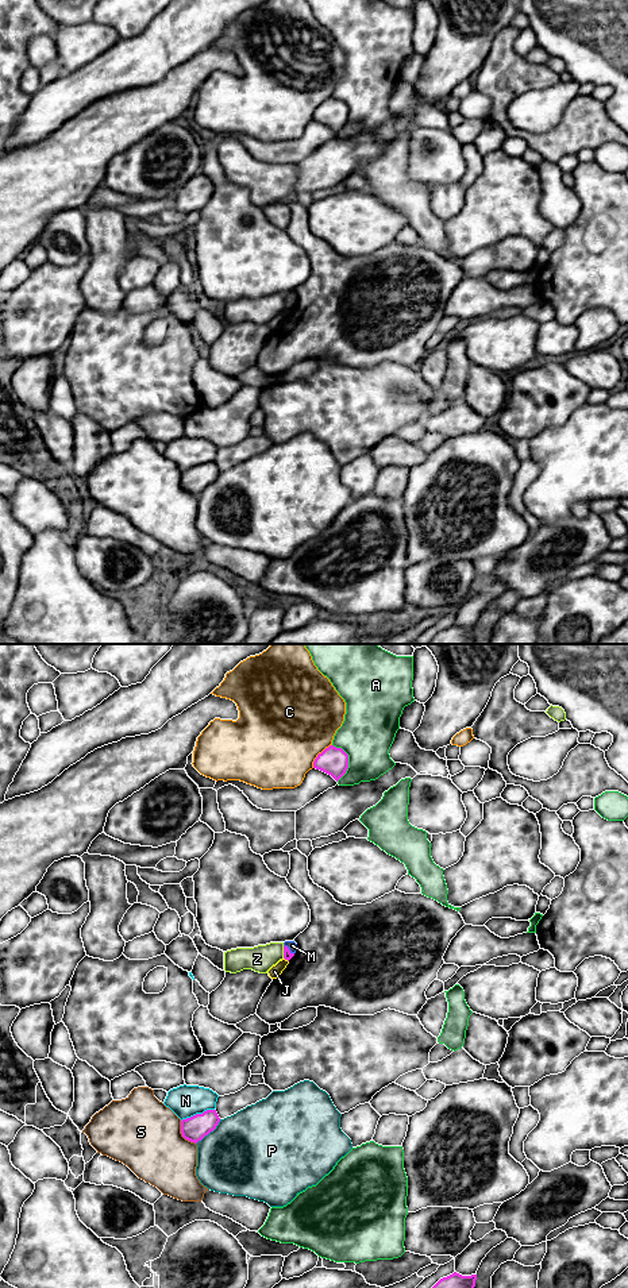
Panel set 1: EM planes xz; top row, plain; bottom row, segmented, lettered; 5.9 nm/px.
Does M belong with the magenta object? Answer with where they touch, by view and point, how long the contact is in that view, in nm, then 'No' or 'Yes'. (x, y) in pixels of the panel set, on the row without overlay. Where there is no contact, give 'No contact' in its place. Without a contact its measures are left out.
Touches magenta at xz (288, 301). Shared border 90 nm. Yes

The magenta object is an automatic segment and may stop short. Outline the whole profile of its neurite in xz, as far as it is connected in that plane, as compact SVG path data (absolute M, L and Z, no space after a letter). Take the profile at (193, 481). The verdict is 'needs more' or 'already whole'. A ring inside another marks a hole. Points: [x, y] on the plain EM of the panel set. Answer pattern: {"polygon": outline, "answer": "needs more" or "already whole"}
{"polygon": "M207 462L181 473L181 486L185 491L197 495L216 481L220 470L216 462Z", "answer": "already whole"}

